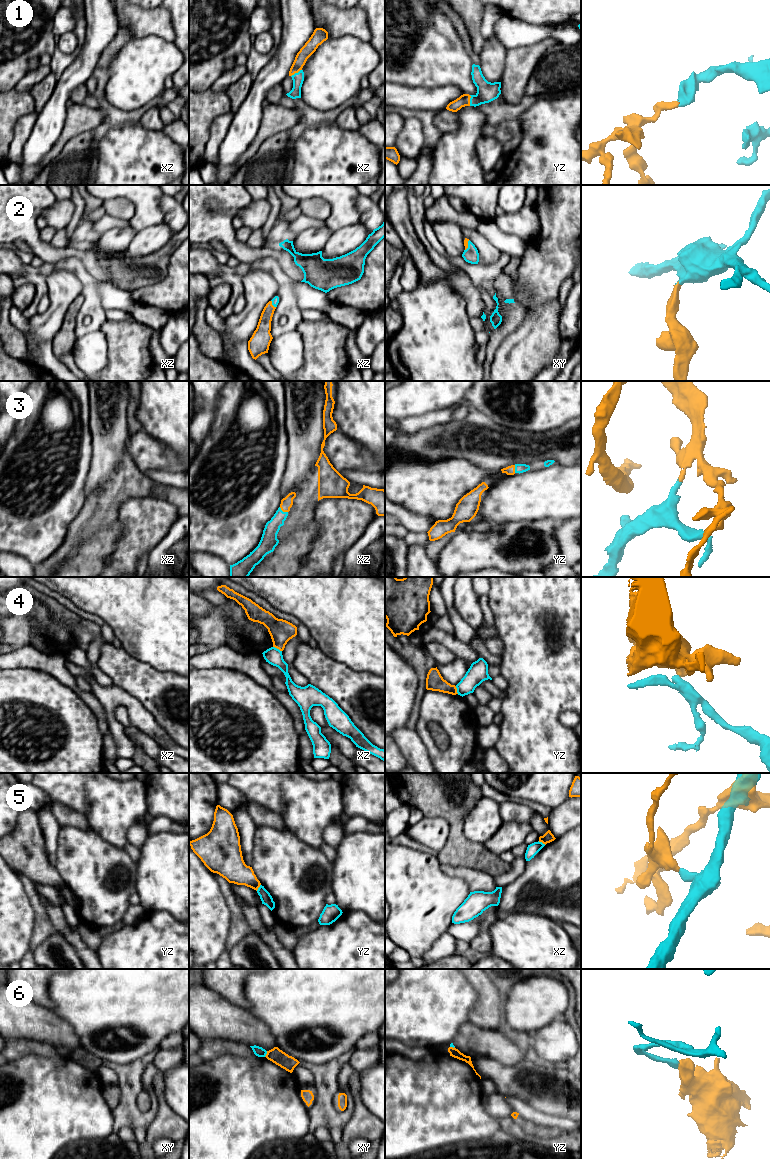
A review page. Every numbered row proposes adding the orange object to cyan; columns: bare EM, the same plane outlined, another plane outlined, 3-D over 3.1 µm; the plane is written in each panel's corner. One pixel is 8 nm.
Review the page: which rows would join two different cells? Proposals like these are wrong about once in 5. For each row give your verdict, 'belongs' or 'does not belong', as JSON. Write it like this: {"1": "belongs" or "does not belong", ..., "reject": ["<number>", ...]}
{"1": "belongs", "2": "belongs", "3": "belongs", "4": "does not belong", "5": "does not belong", "6": "does not belong", "reject": ["4", "5", "6"]}

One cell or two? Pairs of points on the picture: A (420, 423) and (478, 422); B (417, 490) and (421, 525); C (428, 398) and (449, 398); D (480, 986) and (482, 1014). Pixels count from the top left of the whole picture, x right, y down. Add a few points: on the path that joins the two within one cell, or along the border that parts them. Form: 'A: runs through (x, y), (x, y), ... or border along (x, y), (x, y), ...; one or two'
A: border along (453, 420), (422, 429); two
B: border along (399, 504), (419, 514), (432, 516), (436, 520); two
C: runs through (433, 398), (444, 398); one
D: runs through (483, 993), (483, 1007); one

